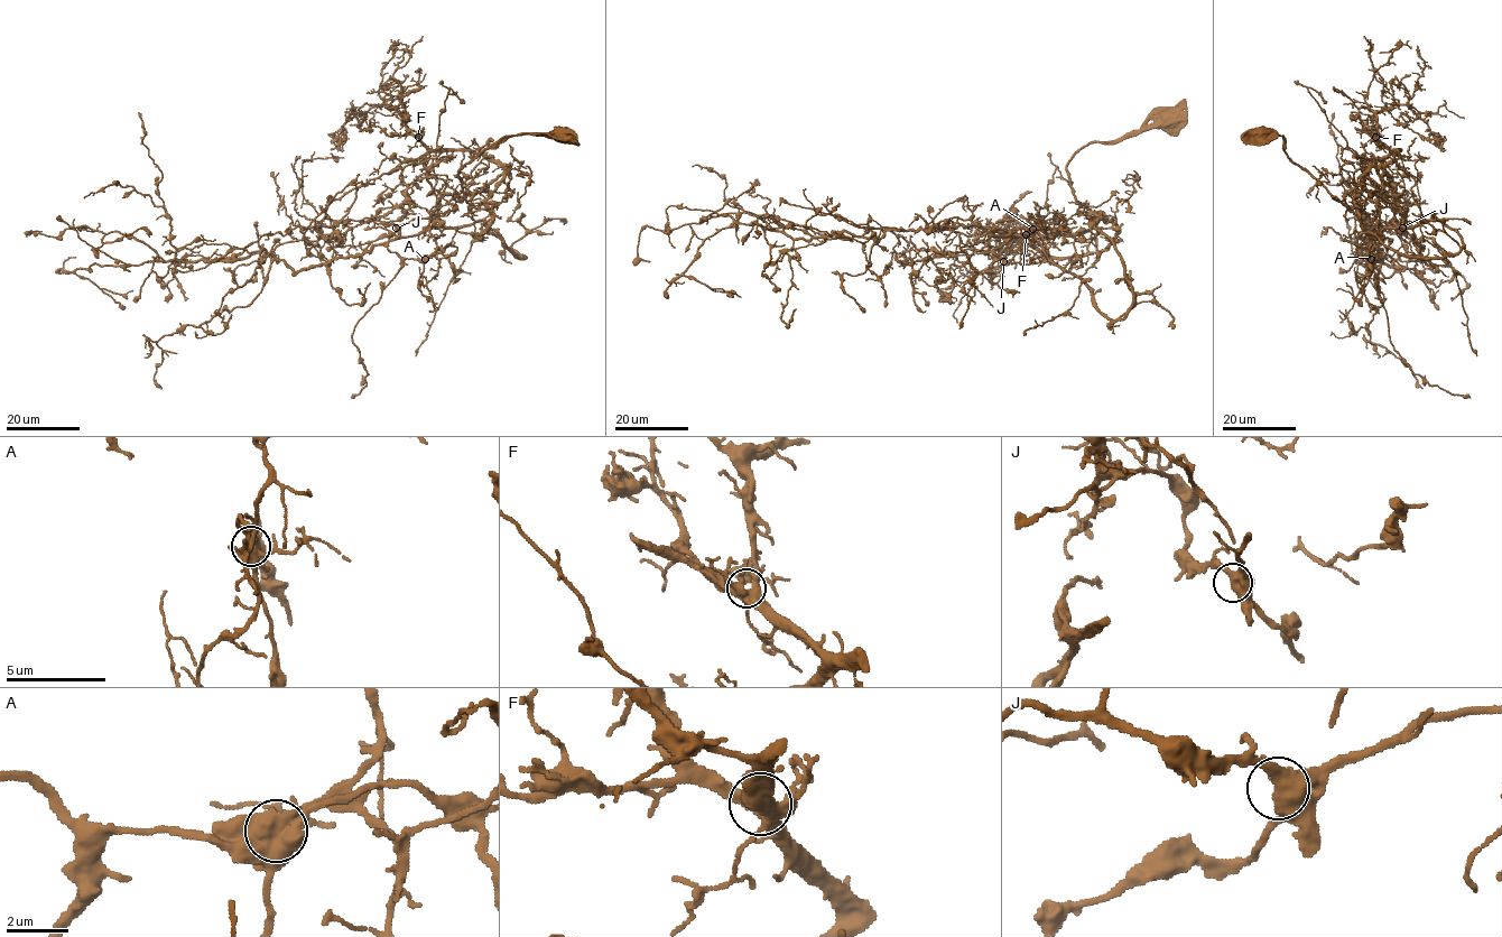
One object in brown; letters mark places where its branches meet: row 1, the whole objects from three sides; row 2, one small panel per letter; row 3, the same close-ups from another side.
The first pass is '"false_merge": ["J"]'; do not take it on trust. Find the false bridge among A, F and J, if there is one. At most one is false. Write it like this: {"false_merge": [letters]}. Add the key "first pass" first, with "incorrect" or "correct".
{"first pass": "incorrect", "false_merge": []}

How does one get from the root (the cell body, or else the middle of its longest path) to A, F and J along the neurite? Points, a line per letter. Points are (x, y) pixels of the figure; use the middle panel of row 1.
A: (1173, 122), (1088, 142), (1066, 167), (1120, 241), (1055, 234), (1048, 261), (1032, 229)
F: (1173, 122), (1088, 142), (1068, 164), (1076, 200), (1118, 229), (1106, 247), (1051, 257), (1026, 234)
J: (1173, 122), (1088, 142), (1066, 167), (1076, 200), (1120, 241), (1112, 228), (1055, 234), (1042, 261), (1003, 261)

